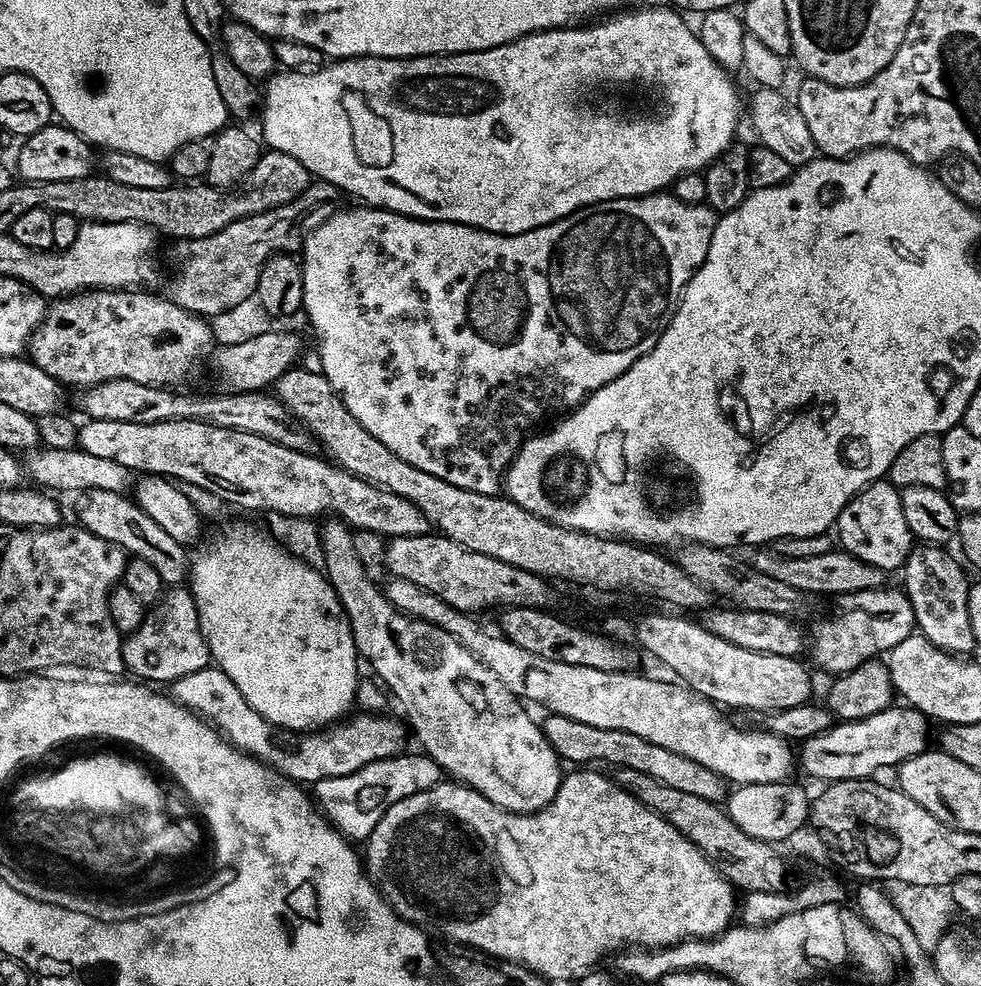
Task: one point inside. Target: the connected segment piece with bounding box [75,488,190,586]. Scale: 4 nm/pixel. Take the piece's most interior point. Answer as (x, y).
(109, 514)

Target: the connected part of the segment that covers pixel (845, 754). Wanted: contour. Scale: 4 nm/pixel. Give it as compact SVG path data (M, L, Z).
M889 706L880 713L860 720L833 723L822 734L803 741L798 748L798 768L823 782L866 780L875 777L879 768L895 769L904 760L922 754L929 747L930 721L911 706Z

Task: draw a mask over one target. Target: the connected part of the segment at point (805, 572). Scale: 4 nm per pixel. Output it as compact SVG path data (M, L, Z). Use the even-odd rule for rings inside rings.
M775 550L757 552L760 553L754 558L751 557L750 560L753 568L762 570L762 574L770 574L770 578L778 578L778 582L786 582L786 586L794 586L794 590L819 594L821 597L824 595L839 598L842 594L861 592L871 588L883 588L886 584L886 573L881 568L870 566L870 562L862 562L843 550L814 554L811 558L790 558L789 556L781 556Z

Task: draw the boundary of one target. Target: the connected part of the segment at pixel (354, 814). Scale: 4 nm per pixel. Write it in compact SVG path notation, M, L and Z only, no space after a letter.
M419 751L410 752L370 762L362 766L362 770L354 770L354 774L342 774L338 778L318 781L314 786L314 800L319 811L323 812L332 826L347 836L349 841L367 841L374 826L378 826L378 818L382 818L382 814L386 814L386 810L394 806L394 802L402 802L402 798L410 798L410 794L430 790L441 783L442 770L438 762Z

